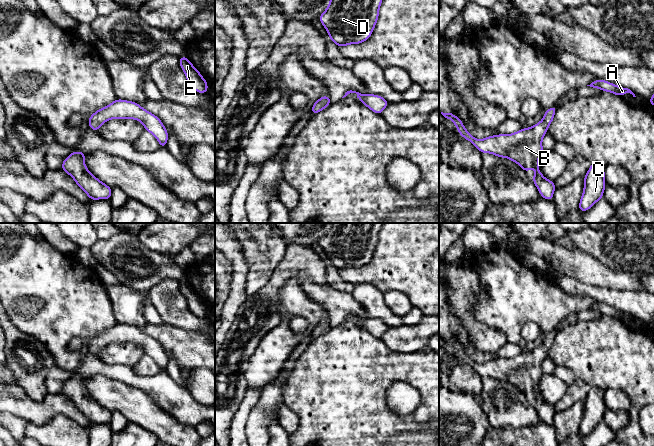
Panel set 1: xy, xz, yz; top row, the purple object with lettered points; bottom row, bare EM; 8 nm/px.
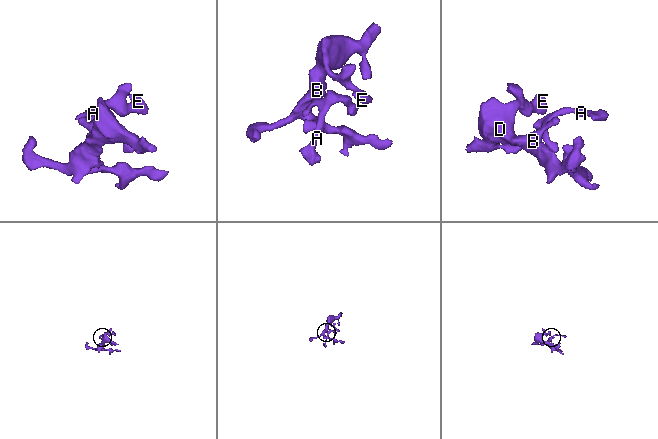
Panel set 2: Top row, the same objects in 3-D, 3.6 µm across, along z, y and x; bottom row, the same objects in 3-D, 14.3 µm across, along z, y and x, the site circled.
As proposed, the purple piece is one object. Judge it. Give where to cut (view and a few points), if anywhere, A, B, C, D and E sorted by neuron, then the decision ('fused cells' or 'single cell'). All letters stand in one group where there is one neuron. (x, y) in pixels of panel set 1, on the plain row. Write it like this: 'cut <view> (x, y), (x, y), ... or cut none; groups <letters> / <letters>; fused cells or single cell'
cut none; groups A B C D E; single cell

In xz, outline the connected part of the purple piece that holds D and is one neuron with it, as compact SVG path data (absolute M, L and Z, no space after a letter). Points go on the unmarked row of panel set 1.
M330 223L327 233L319 240L330 263L339 271L367 265L377 247L383 223Z

